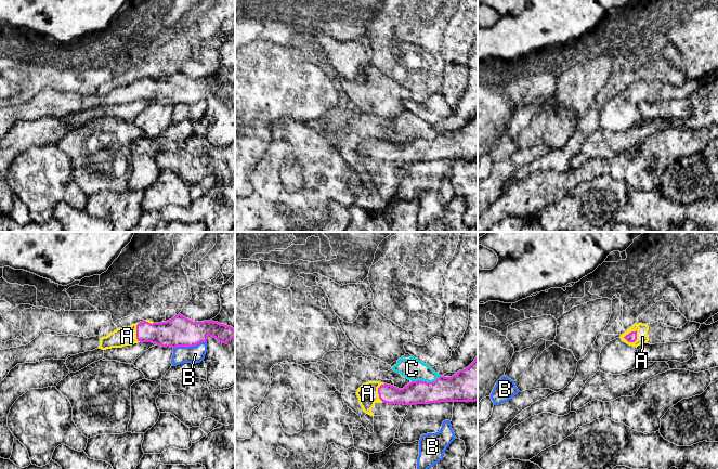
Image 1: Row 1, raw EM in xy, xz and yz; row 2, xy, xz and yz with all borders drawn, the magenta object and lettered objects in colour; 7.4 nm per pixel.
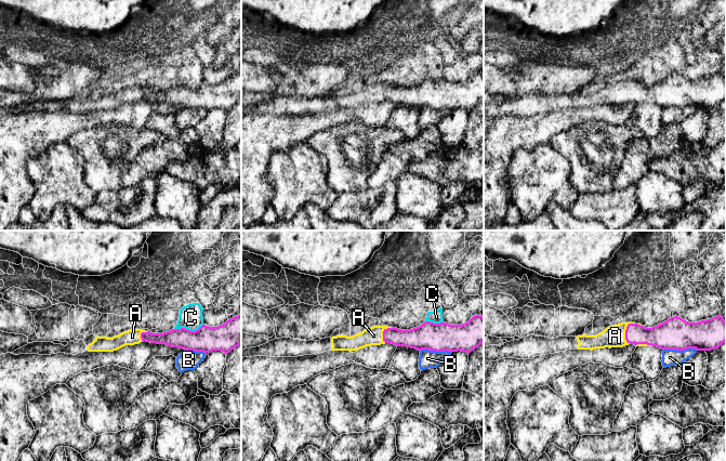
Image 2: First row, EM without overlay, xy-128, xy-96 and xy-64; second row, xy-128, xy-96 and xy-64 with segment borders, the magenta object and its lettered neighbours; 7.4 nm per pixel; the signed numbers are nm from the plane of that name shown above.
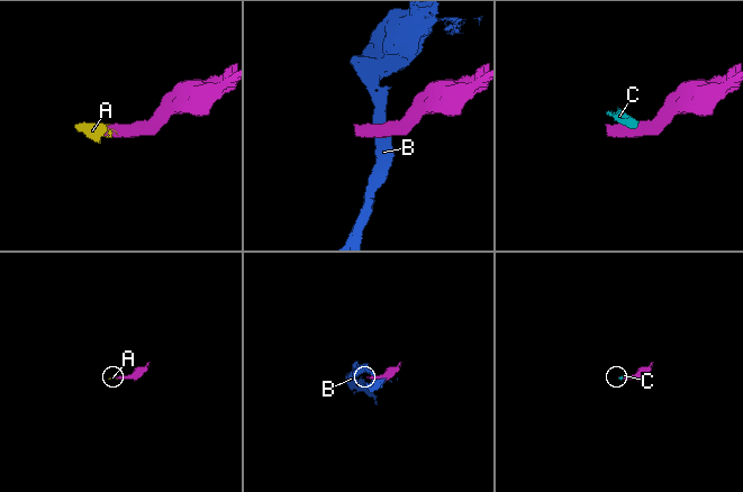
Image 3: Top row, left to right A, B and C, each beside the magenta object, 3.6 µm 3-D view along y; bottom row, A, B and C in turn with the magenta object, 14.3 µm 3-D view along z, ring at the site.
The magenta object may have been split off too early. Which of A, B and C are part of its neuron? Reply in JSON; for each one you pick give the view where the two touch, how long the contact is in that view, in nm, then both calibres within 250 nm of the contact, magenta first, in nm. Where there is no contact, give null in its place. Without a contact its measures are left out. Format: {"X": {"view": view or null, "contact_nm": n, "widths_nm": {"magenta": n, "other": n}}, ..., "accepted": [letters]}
{"A": {"view": "yz", "contact_nm": 140, "widths_nm": {"magenta": 80, "other": 90}}, "accepted": ["A"]}

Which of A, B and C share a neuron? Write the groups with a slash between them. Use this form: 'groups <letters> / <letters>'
groups A / B / C

